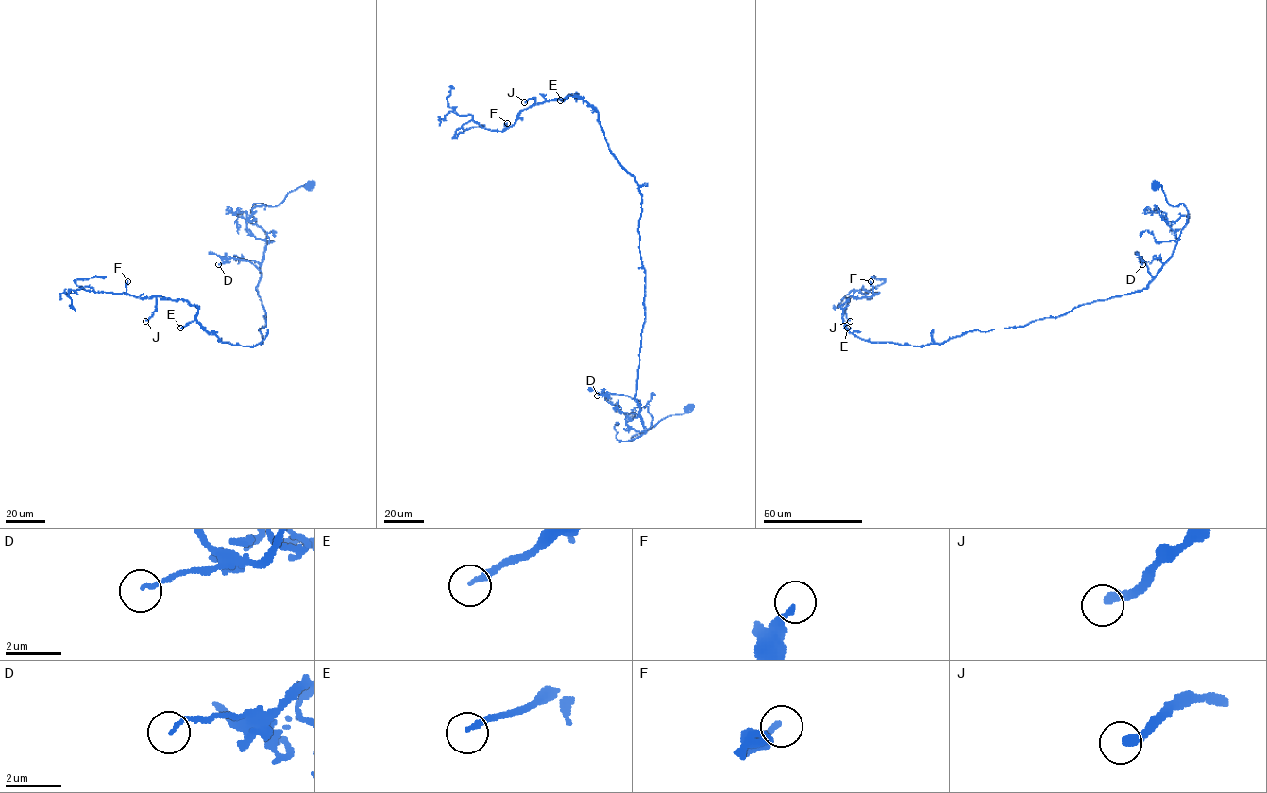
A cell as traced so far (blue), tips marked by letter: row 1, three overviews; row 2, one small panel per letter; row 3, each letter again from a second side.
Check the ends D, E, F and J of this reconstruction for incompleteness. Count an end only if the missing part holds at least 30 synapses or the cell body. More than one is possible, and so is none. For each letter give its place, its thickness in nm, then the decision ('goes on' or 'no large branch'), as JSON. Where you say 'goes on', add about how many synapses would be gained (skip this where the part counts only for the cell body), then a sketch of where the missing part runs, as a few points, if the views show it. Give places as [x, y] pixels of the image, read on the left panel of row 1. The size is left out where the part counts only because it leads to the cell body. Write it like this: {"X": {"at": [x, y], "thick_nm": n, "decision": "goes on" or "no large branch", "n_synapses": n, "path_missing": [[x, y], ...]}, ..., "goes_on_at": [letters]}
{"D": {"at": [218, 264], "thick_nm": 120, "decision": "no large branch"}, "E": {"at": [180, 328], "thick_nm": 190, "decision": "goes on", "n_synapses": 35, "path_missing": [[180, 328], [161, 328], [156, 320]]}, "F": {"at": [127, 281], "thick_nm": 200, "decision": "no large branch"}, "J": {"at": [145, 321], "thick_nm": 320, "decision": "no large branch"}, "goes_on_at": ["E"]}

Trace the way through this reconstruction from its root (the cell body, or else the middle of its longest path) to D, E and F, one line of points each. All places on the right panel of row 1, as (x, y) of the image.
D: (1155, 185), (1161, 186), (1170, 205), (1182, 203), (1188, 217), (1159, 271), (1153, 277), (1140, 258), (1142, 264)
E: (1155, 185), (1188, 217), (1173, 254), (1141, 290), (922, 346), (868, 342), (844, 320), (847, 328)
F: (1155, 185), (1188, 217), (1141, 290), (914, 346), (846, 329), (841, 306), (873, 295), (870, 281)

